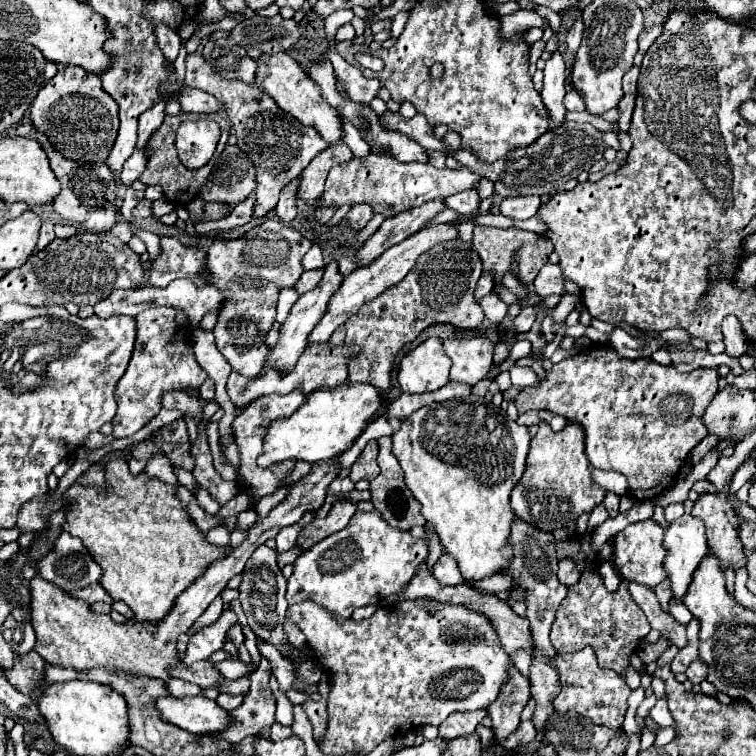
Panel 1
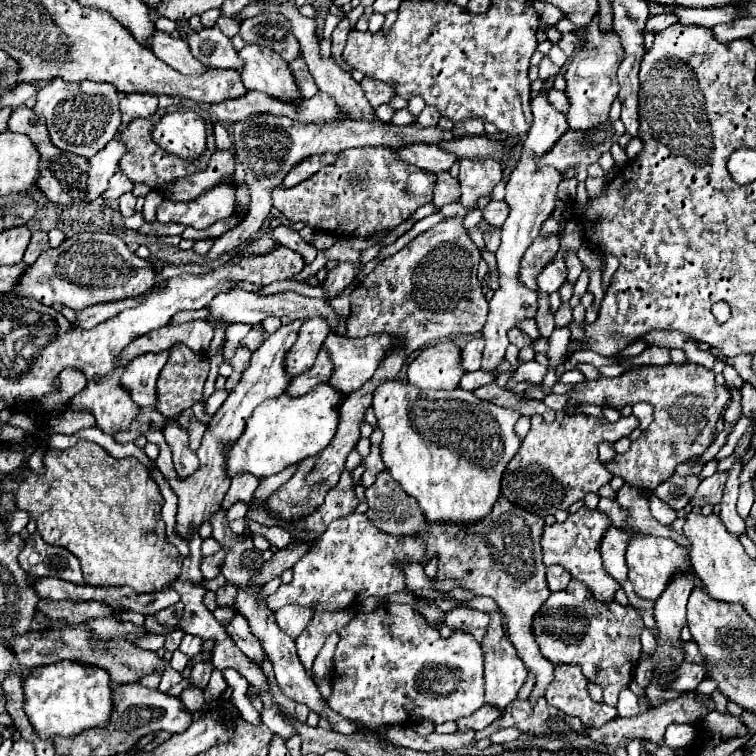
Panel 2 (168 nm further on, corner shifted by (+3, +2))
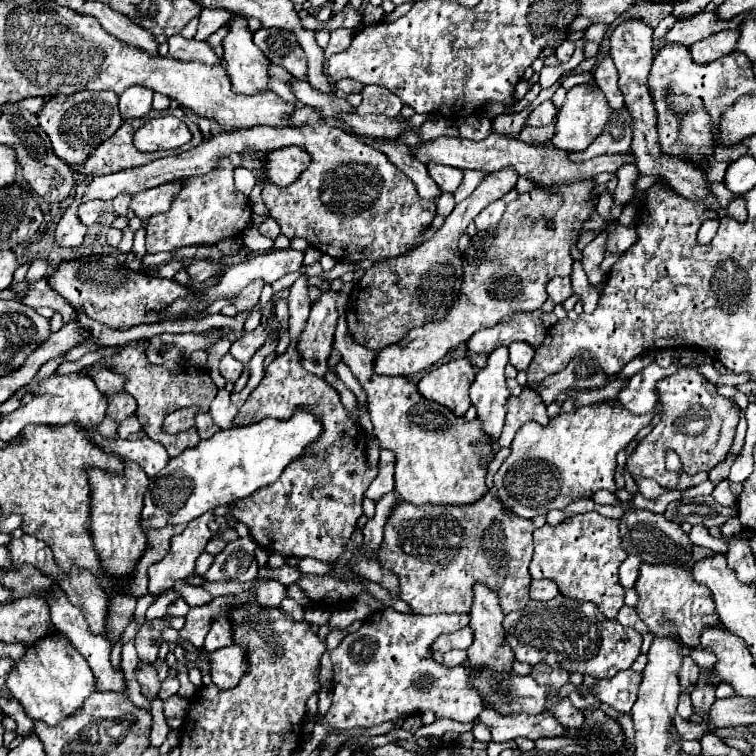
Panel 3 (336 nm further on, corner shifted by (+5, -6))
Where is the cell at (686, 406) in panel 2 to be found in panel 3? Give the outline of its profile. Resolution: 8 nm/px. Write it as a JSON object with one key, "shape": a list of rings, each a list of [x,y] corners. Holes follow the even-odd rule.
{"shape":[[[684,366],[676,374],[658,382],[658,398],[666,410],[662,420],[652,428],[652,432],[642,438],[634,454],[628,458],[626,468],[632,476],[644,476],[656,480],[662,488],[676,486],[680,474],[666,470],[664,456],[668,450],[676,452],[682,460],[682,472],[710,472],[716,464],[724,462],[736,434],[738,408],[732,400],[718,394],[716,386],[708,382],[696,368]]]}

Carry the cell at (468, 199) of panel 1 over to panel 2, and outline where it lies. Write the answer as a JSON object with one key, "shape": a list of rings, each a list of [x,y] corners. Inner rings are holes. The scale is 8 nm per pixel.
{"shape":[[[440,172],[436,174],[436,186],[434,186],[434,204],[444,206],[460,200],[460,182],[450,176],[450,172]]]}

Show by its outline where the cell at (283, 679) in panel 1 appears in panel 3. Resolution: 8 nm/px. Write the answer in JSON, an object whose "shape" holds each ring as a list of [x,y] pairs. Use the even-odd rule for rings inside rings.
{"shape":[[[220,616],[216,620],[212,620],[210,624],[210,632],[204,640],[204,648],[206,652],[214,652],[218,648],[224,648],[224,646],[232,646],[232,628],[230,628],[230,620],[228,616]]]}

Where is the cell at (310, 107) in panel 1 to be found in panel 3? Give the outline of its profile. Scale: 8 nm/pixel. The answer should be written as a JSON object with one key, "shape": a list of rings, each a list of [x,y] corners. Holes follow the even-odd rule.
{"shape":[[[232,16],[226,22],[228,34],[222,40],[224,66],[230,76],[234,92],[252,94],[268,88],[268,58],[254,44],[252,32],[248,30],[248,20],[242,16]]]}

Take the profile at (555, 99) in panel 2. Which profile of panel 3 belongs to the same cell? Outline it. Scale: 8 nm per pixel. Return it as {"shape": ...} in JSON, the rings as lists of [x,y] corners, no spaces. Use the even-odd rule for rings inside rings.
{"shape":[[[546,100],[546,102],[542,102],[538,108],[534,108],[534,110],[528,114],[526,124],[528,124],[528,126],[546,126],[546,124],[552,122],[552,118],[554,118],[556,112],[558,112],[558,110],[554,108],[554,104],[552,104],[550,100]]]}

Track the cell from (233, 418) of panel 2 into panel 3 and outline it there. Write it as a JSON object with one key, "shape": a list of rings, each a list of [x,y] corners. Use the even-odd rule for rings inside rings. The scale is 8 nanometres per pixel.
{"shape":[[[212,512],[192,520],[186,530],[172,538],[172,548],[168,556],[148,568],[148,594],[160,596],[164,590],[172,588],[178,580],[194,574],[196,558],[204,552],[204,546],[214,538],[208,522],[214,520]]]}

